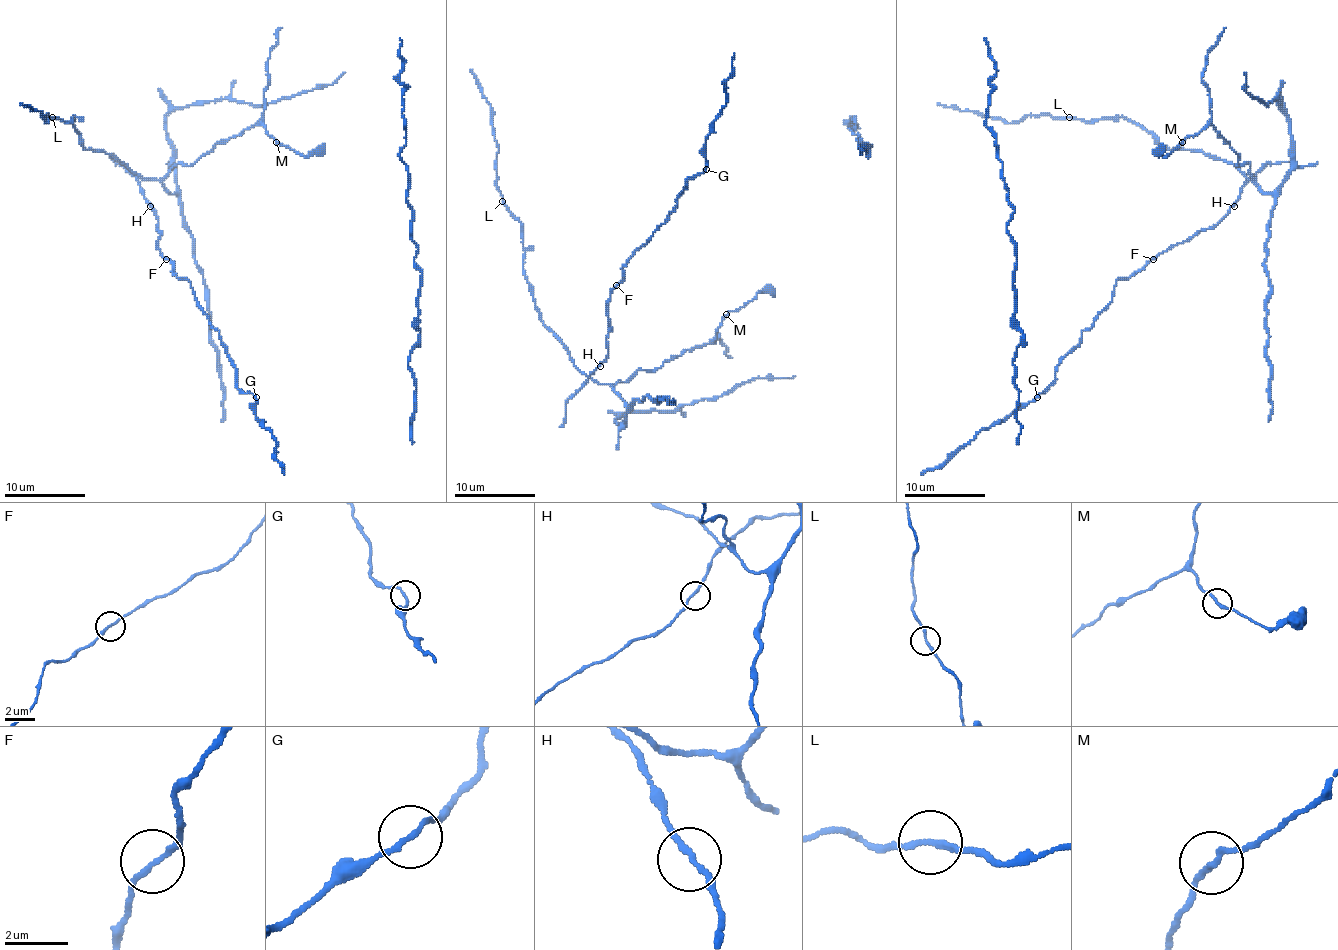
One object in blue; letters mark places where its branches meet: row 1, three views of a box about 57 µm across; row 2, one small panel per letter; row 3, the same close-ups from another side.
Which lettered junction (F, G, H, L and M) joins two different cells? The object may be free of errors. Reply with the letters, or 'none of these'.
none of these

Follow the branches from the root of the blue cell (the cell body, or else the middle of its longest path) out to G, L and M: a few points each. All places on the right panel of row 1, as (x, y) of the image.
G: (1051, 383), (1037, 397)
L: (1051, 383), (1116, 281), (1211, 229), (1246, 180), (1224, 160), (1167, 149), (1122, 117), (1069, 117)
M: (1051, 383), (1116, 281), (1211, 229), (1252, 180), (1211, 125), (1183, 141)

